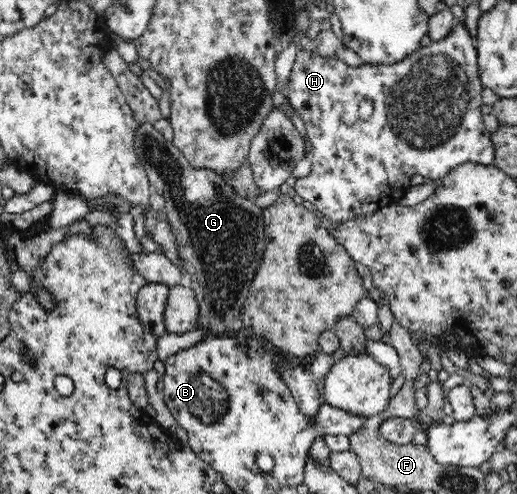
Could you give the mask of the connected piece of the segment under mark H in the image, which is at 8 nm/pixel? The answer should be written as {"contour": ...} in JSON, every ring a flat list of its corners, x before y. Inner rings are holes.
{"contour":[[462,23,455,25,444,39,433,41,430,46,421,46,413,54,394,65,366,63,359,67,351,67,341,59,338,59,338,57,325,58,317,50,307,52,299,48,290,72,286,97,288,104,304,122,307,130,307,145,313,152,313,166,308,176,295,179,294,189,296,194,303,199,303,202,307,201,315,205,329,221,335,224,367,215,393,203,400,203,400,200,411,189,409,187,411,187,413,176,424,176,426,180,432,179,433,182,436,182,438,179,444,179,451,170,465,163,491,165,495,157,495,147,493,147,491,137,489,137,490,132,485,127,484,115,481,113,481,105,483,105,481,91,483,89,484,86,479,76,478,54,475,51,475,46,473,46,467,27]]}

